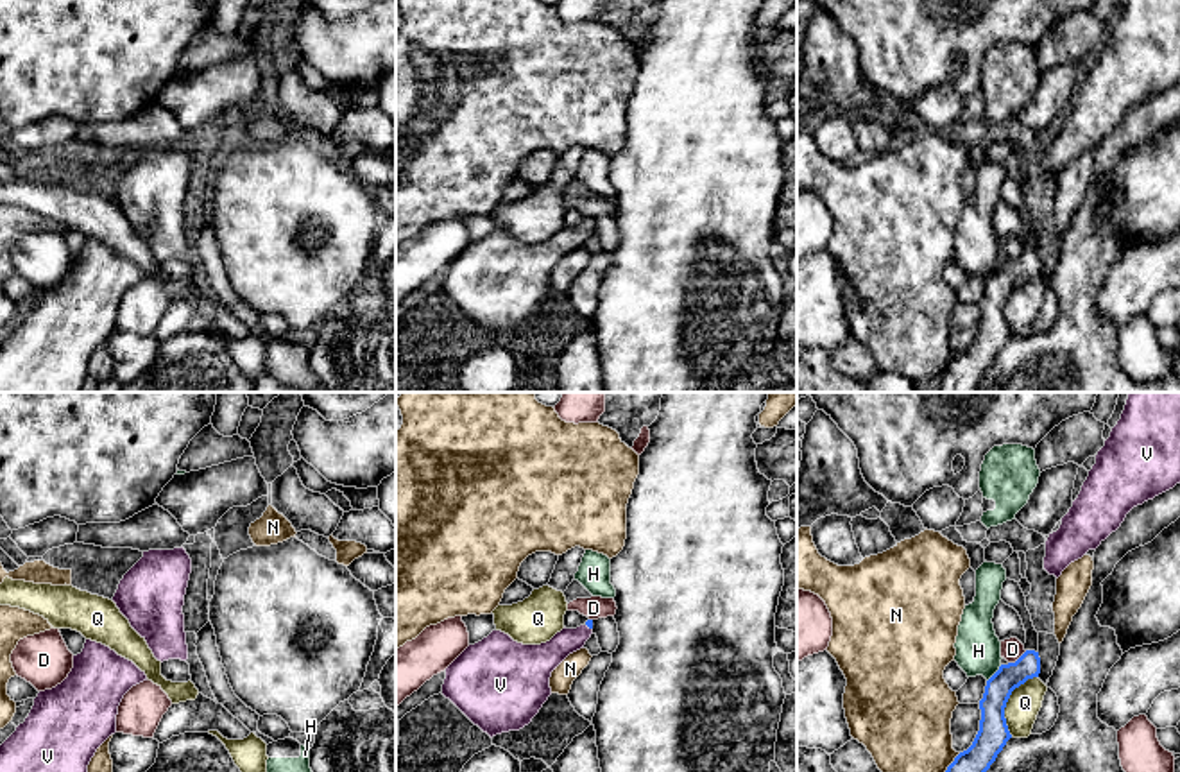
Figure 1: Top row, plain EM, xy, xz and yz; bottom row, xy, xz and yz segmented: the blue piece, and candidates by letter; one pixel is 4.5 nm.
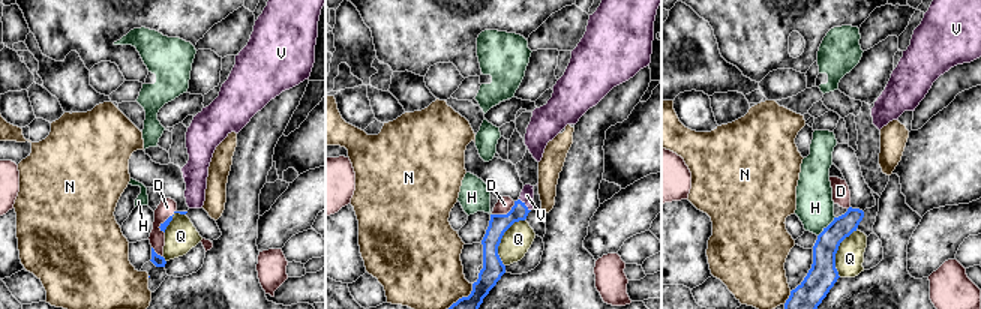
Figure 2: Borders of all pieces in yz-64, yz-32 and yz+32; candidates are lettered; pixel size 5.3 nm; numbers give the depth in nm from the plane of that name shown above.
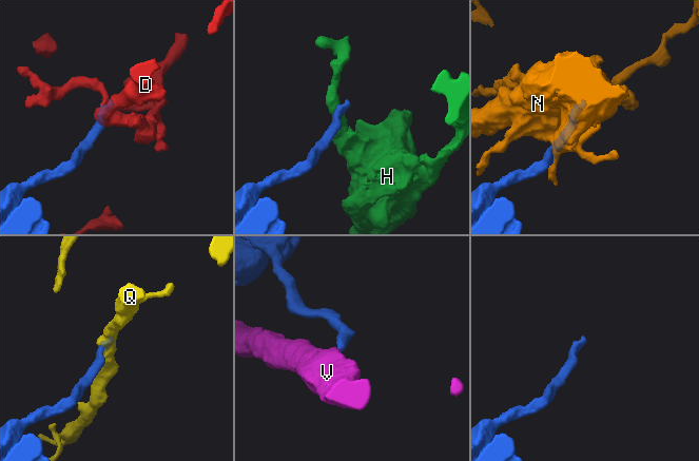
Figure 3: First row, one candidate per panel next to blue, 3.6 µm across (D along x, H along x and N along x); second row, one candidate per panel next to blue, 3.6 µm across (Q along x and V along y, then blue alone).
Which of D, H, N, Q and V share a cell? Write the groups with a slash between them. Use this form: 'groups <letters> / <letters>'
groups D / H / N / Q / V

